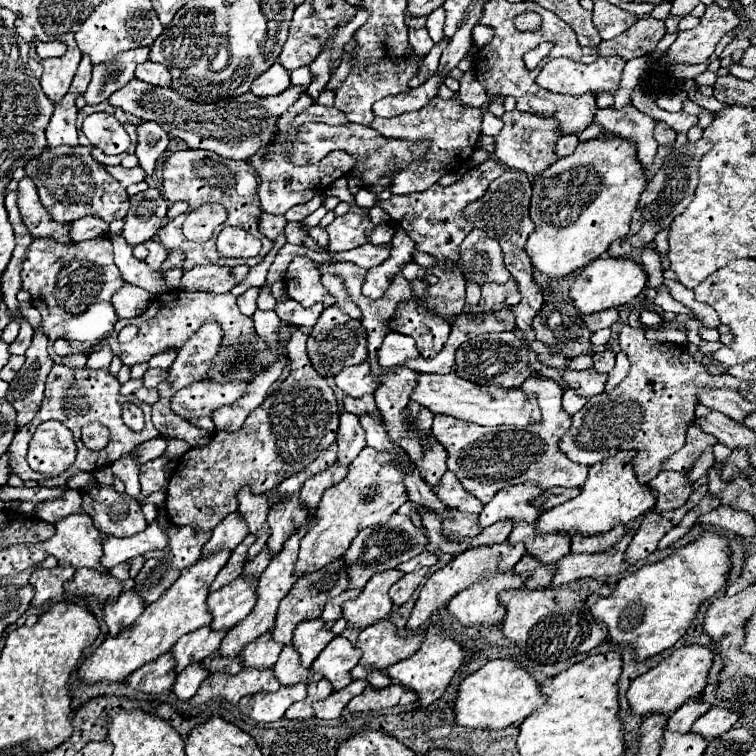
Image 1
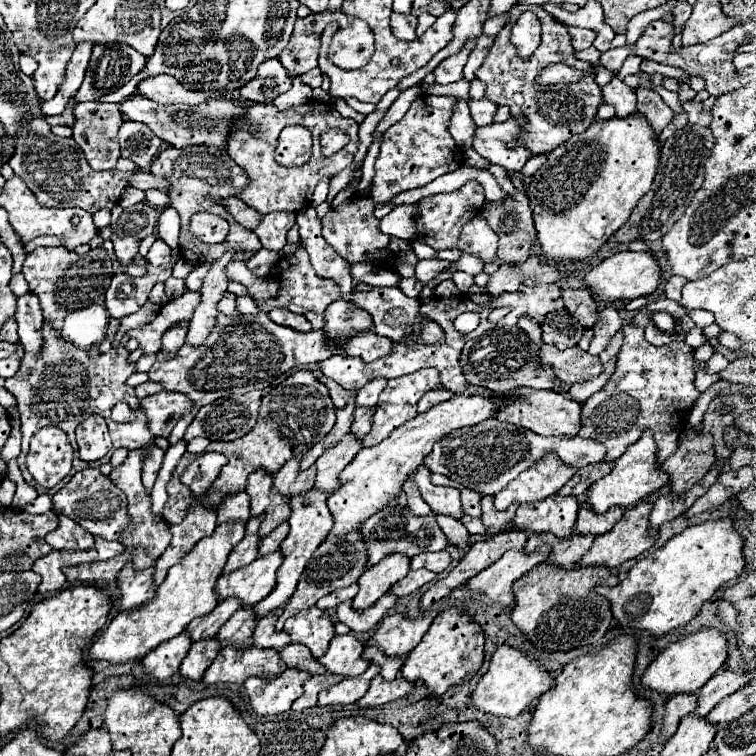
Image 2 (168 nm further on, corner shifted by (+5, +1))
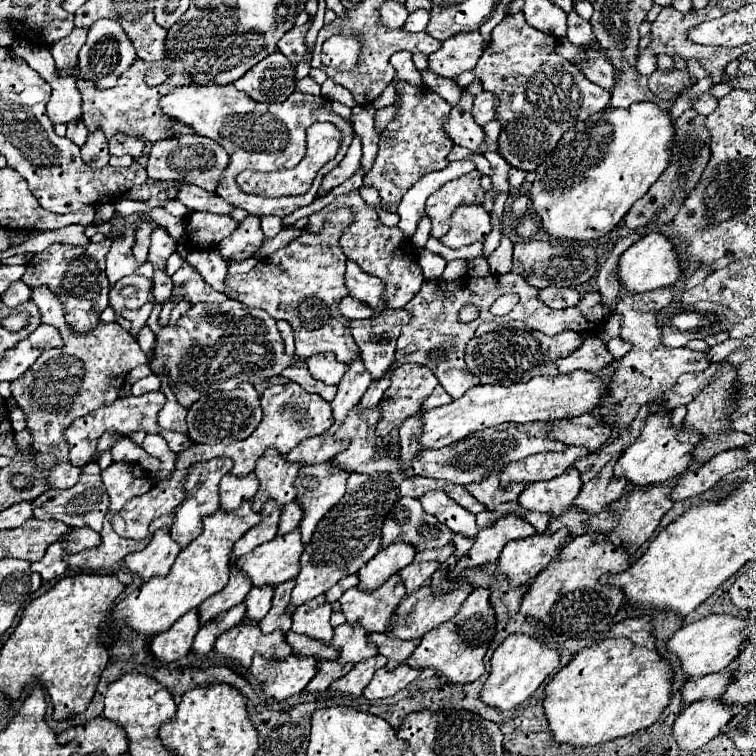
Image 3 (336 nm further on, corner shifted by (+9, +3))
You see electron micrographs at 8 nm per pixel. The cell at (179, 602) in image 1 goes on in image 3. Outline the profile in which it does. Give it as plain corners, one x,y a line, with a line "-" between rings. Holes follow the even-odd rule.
244,501
244,505
236,511
230,513
216,511
214,515
206,517
202,535
180,551
174,565
170,567
168,577
150,579
144,585
140,585
136,591
132,591
126,599
122,599
114,607
112,617
142,637
154,637
156,633
168,631
184,613
196,609
202,601
222,591
230,575
232,545
260,519
262,517
252,511
250,501

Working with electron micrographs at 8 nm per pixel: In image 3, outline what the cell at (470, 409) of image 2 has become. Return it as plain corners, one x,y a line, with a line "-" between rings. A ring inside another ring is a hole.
574,371
570,375
558,375
558,377
532,377
526,383
516,383
510,387
476,385
468,389
460,399
448,405
424,411
420,415
422,435
418,437
418,441
422,449
440,449
458,439
464,439
466,435
474,431
480,431
498,423
506,423
506,421
532,423
532,421
552,421
552,419
588,413
600,403
604,389
606,387
602,379
588,371

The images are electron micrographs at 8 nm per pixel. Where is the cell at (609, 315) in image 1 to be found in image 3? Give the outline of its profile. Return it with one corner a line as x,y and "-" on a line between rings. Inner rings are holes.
562,287
562,289
542,289
540,299
546,301
548,307
552,309
564,309
572,307
580,301
580,293
574,287

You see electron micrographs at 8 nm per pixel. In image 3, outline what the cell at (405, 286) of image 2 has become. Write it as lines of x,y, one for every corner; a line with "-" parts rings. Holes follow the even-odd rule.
352,191
352,193
346,193
342,197
338,197
334,203
330,203
326,209
318,211
318,213
312,213
310,215
310,223
306,227
308,233
320,233
324,229
324,221
326,221
326,215
336,211
336,209
352,209
354,213
354,223
352,227
346,227
342,237
340,237
340,249
342,253
350,259
350,261
356,261
356,265
382,279
386,283
386,301
392,309
398,309
398,307
404,307
422,287
422,269
418,265
418,253
412,245
412,241
408,237
402,235
402,231
398,227
386,227
380,223
374,207
366,205
364,199
360,197
358,191

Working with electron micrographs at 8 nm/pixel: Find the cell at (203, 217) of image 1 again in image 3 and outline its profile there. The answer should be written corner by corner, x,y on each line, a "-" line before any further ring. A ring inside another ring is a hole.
248,215
232,235
228,235
220,241
216,251
224,261
240,263
248,257
254,257
258,253
262,241
264,241
264,235
260,229
260,219
254,215

